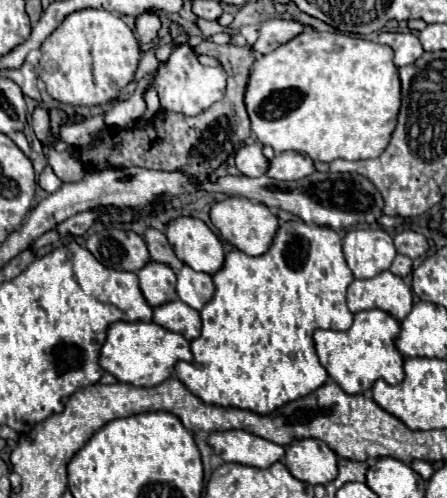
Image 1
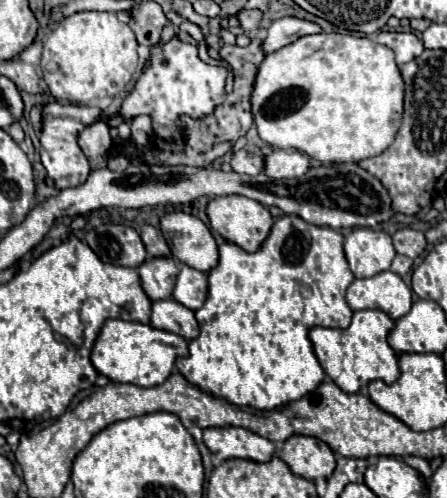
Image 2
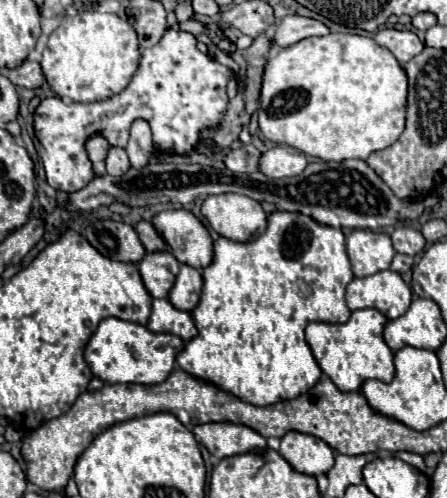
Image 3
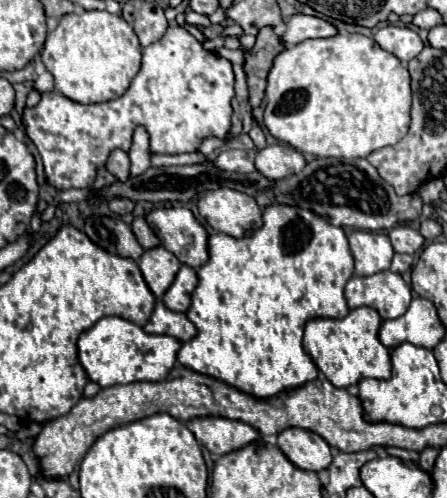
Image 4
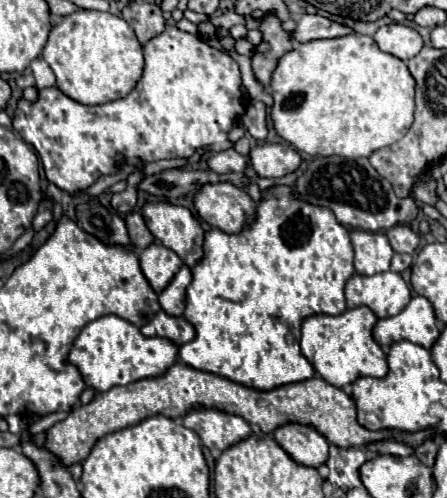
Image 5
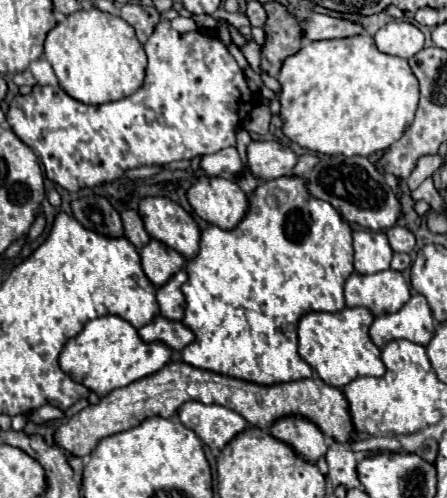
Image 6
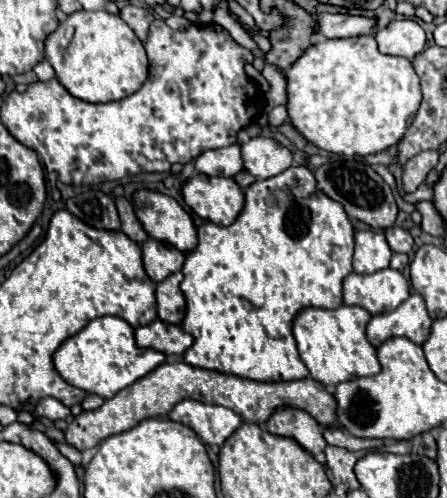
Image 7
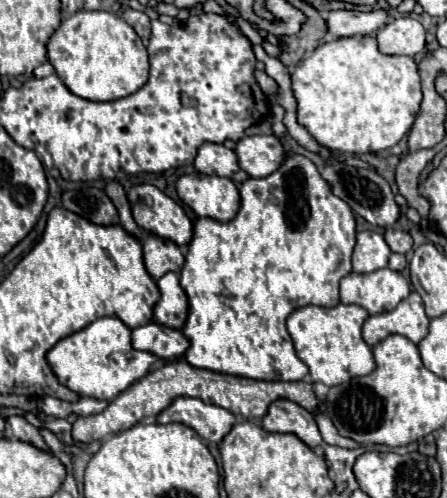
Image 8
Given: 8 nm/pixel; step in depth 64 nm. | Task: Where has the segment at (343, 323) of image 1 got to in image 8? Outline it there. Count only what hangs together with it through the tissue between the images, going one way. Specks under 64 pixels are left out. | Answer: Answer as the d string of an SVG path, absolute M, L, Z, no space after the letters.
M286 152L286 160L284 164L270 176L266 178L248 178L242 188L240 188L240 210L236 214L234 220L230 220L228 224L210 220L210 218L200 218L194 224L194 236L192 242L186 248L186 262L184 262L184 270L180 274L184 274L184 284L182 284L182 276L180 276L180 286L184 288L186 296L188 296L188 318L186 324L182 328L184 336L188 336L190 340L190 348L186 350L186 360L196 366L196 368L206 368L206 370L214 370L214 372L222 372L222 374L232 374L232 376L244 376L244 378L252 378L252 380L304 380L308 378L308 366L296 356L292 338L288 334L286 328L286 318L302 306L308 304L316 304L316 306L324 306L324 308L334 308L340 304L340 280L352 272L352 250L356 244L356 222L354 222L354 214L348 208L348 204L344 204L344 200L332 196L328 184L324 184L324 180L320 180L320 172L316 170L316 166L298 154Z

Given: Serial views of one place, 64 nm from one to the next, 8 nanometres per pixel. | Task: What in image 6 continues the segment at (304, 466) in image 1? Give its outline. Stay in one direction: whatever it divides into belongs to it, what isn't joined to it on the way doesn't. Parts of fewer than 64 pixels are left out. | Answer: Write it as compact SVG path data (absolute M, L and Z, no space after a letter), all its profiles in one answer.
M282 418L276 420L270 428L270 434L278 438L280 442L288 444L298 456L304 460L316 464L318 458L322 458L328 450L324 434L318 430L318 426L306 418Z

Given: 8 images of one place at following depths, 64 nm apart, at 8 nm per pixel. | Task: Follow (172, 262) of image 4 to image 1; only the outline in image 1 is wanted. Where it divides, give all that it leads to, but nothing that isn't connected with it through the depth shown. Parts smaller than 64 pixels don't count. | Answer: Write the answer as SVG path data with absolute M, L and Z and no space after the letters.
M148 262L138 272L138 278L140 278L140 290L152 308L168 304L178 298L176 296L176 274L166 264Z

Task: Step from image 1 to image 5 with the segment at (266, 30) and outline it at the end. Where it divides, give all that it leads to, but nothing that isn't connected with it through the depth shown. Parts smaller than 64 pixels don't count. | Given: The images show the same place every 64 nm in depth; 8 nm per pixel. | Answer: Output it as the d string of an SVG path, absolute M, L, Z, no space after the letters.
M302 14L296 20L296 28L290 32L294 42L308 42L308 40L316 40L316 38L338 38L338 36L346 36L352 30L336 24L324 16L316 16L316 14Z

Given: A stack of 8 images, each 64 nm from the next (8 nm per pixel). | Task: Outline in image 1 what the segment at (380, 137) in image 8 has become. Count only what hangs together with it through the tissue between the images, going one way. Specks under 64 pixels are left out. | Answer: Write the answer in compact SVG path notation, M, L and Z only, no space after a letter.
M308 30L270 54L256 58L250 68L244 104L254 136L262 146L270 146L276 152L306 154L314 162L332 162L336 158L376 158L388 146L390 134L396 128L396 116L400 110L400 78L398 68L392 64L392 50L388 46L352 36Z

